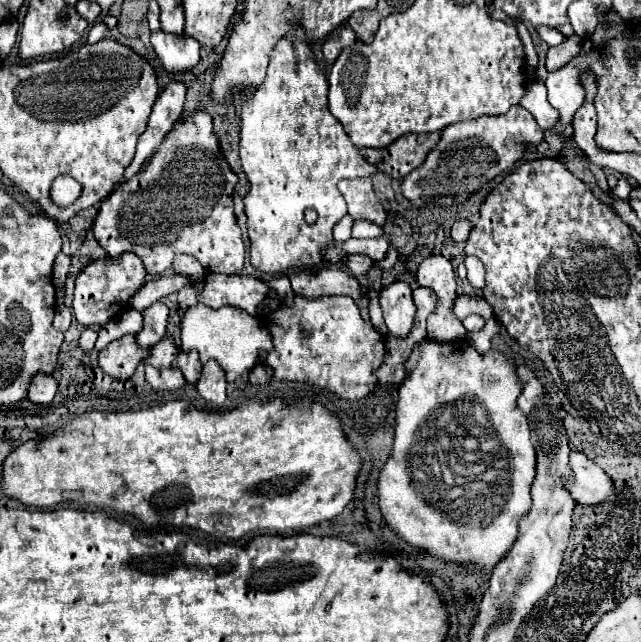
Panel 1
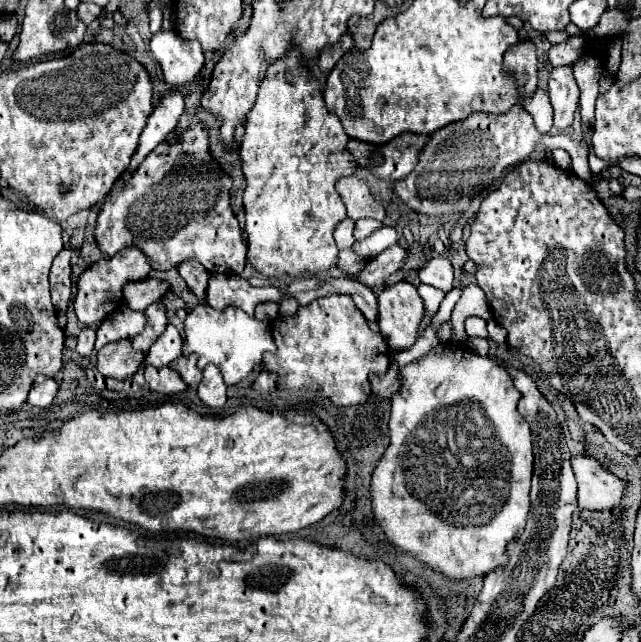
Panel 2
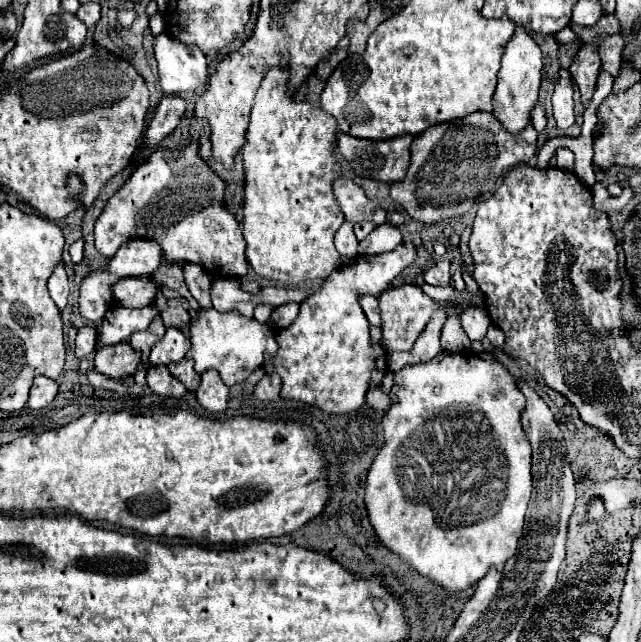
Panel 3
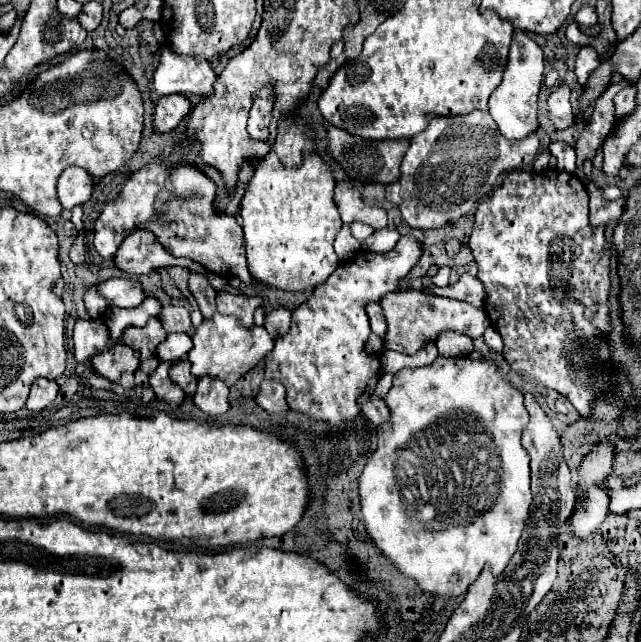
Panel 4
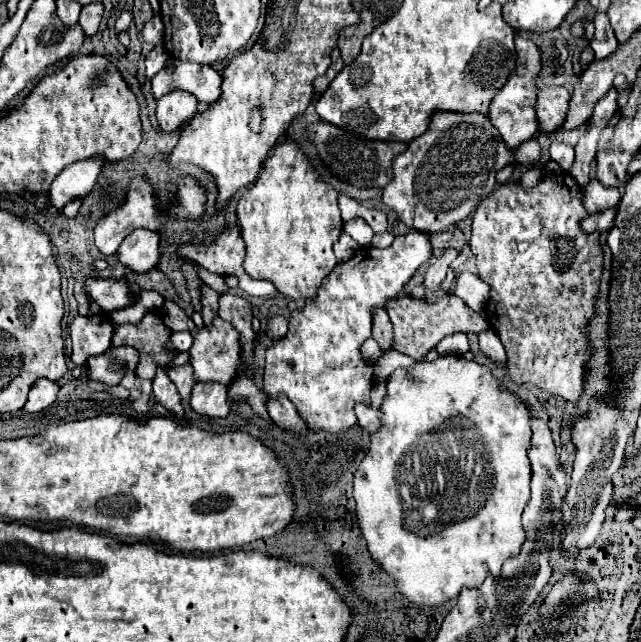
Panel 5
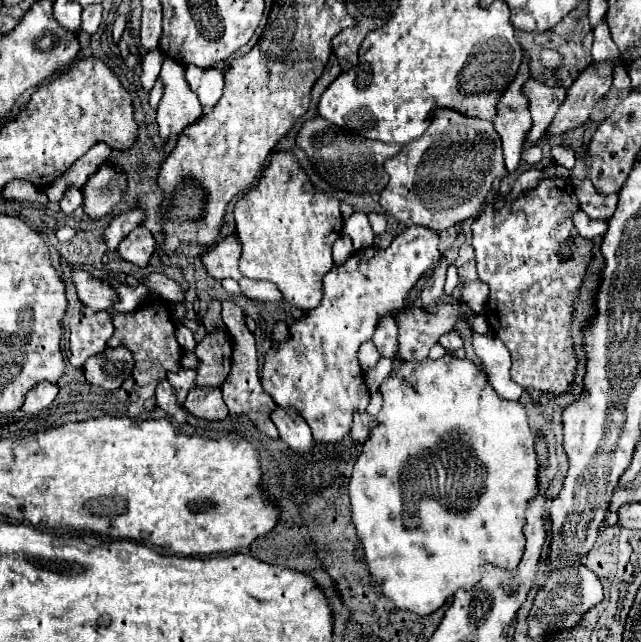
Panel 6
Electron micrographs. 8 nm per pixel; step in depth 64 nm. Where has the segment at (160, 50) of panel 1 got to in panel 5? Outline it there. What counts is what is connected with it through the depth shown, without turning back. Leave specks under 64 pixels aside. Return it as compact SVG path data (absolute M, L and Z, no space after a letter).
M174 60L174 68L164 68L152 78L152 94L154 98L162 98L172 88L182 88L198 98L200 104L214 104L220 98L222 76L202 64Z

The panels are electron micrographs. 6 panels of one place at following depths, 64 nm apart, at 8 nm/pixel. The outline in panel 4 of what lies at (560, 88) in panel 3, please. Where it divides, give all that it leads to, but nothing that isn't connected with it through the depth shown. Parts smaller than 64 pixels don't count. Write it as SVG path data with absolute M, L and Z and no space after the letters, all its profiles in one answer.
M560 84L548 96L548 116L556 130L564 130L572 124L572 106L570 106L570 89L566 84Z

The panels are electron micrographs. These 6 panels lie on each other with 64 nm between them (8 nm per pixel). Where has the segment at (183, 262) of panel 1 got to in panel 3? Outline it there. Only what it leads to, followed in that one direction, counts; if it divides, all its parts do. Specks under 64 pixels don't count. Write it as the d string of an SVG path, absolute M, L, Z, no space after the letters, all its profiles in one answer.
M186 264L184 278L186 278L186 286L188 286L190 294L196 298L200 308L212 308L212 298L210 298L212 276L198 264Z

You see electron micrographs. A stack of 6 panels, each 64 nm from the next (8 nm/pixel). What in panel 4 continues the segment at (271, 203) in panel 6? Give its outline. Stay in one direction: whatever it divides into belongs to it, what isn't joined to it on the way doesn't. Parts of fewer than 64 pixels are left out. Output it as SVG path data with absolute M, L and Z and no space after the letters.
M286 116L270 152L256 162L254 176L240 200L248 270L254 280L288 292L308 292L338 266L332 242L342 228L334 204L334 178L314 154L306 120Z

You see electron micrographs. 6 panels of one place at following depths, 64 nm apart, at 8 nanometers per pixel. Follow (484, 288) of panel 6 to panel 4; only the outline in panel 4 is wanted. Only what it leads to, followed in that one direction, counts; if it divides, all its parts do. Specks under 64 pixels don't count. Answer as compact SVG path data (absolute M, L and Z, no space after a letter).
M468 272L460 274L458 282L446 286L446 288L432 288L434 294L438 296L448 296L448 298L456 298L456 300L464 300L476 308L482 308L482 294L486 296L484 292L484 284L480 284L480 280Z

